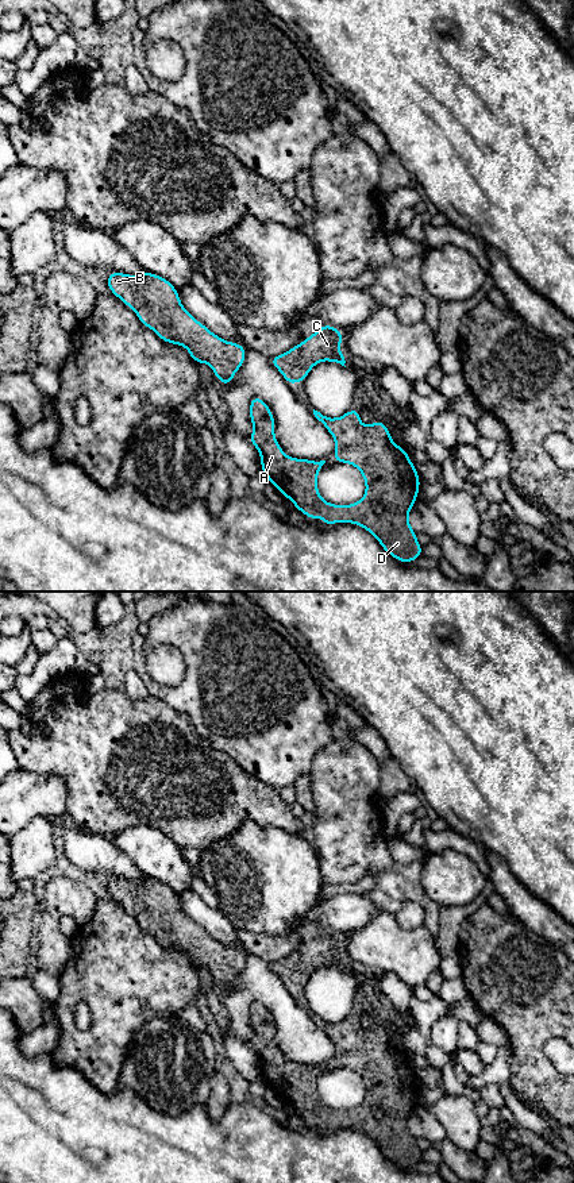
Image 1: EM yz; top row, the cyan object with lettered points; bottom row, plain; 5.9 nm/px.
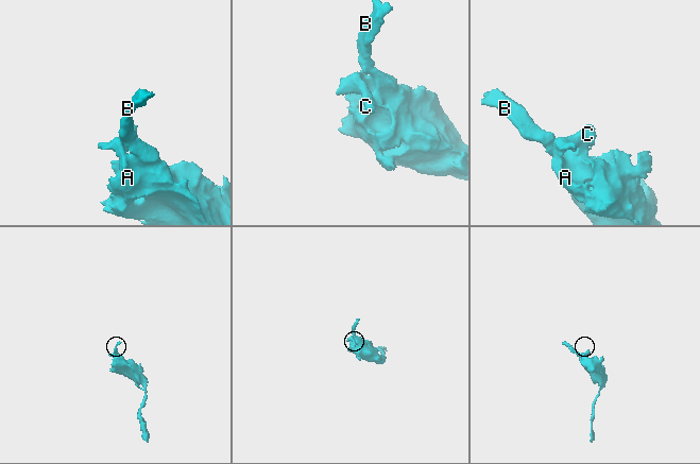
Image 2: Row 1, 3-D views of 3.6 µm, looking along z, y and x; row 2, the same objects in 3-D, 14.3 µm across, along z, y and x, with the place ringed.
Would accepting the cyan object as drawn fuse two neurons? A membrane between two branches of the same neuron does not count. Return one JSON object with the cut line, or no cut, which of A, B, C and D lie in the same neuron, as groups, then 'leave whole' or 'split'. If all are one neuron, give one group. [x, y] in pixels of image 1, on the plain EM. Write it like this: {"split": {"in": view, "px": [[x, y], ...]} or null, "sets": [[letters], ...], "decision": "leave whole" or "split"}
{"split": null, "sets": [["A", "B", "C", "D"]], "decision": "leave whole"}

